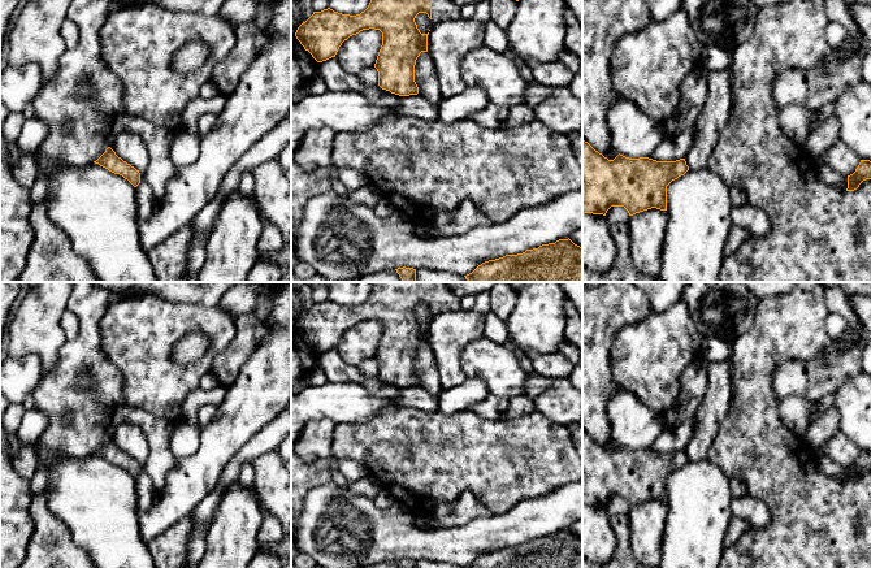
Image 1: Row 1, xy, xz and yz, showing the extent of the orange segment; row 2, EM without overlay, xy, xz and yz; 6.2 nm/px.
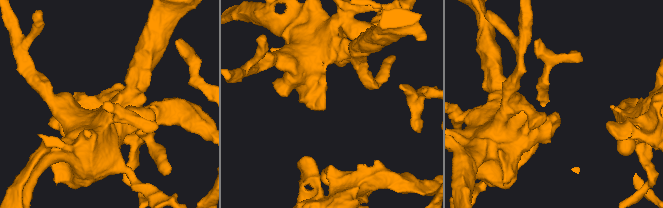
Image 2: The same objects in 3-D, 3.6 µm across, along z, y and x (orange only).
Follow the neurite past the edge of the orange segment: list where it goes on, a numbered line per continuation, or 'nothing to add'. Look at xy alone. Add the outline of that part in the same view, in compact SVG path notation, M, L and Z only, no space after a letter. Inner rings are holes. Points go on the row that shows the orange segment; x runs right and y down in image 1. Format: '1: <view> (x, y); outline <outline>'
nothing to add

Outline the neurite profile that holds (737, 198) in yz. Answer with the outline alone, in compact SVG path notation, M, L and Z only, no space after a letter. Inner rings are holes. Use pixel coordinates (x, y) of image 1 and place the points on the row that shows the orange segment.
M737 186L729 187L729 196L733 207L748 203L746 195Z

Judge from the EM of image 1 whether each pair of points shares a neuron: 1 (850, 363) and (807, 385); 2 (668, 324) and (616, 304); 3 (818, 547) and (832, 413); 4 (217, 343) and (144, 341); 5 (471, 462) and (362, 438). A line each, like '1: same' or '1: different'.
1: same
2: different
3: different
4: same
5: same

